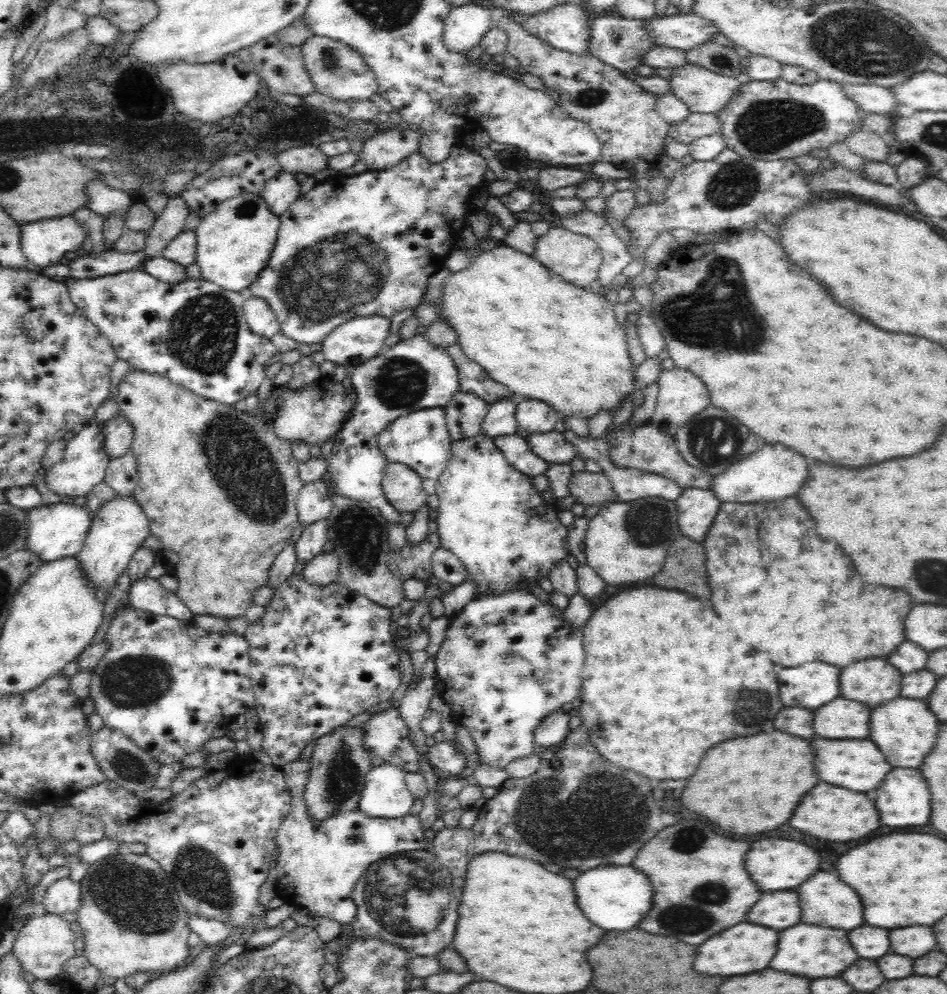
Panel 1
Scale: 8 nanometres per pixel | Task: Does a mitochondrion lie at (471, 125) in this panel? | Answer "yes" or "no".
no

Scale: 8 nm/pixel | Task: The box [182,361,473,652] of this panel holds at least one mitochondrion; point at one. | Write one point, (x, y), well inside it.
(252, 480)

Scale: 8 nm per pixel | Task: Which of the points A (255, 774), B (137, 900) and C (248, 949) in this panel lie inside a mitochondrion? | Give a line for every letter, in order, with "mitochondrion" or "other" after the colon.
A: other
B: mitochondrion
C: other

